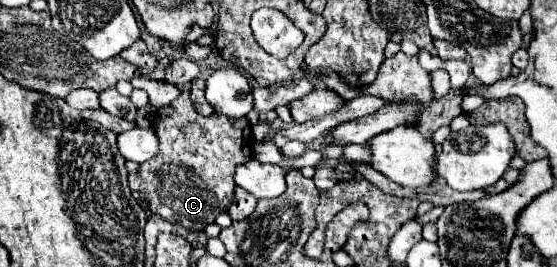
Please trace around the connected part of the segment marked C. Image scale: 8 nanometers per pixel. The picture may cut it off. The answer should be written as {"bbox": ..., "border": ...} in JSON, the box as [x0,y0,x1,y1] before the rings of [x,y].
{"bbox":[129,89,253,231],"border":[[[183,89],[181,97],[171,105],[175,107],[175,113],[169,119],[153,119],[161,143],[159,153],[141,163],[137,173],[129,175],[129,187],[131,191],[145,193],[151,211],[159,213],[165,221],[199,231],[213,223],[215,217],[227,211],[229,203],[233,203],[233,171],[237,163],[245,163],[253,157],[253,133],[247,119],[225,119],[225,115],[217,113],[205,117],[197,113],[189,89]]]}

